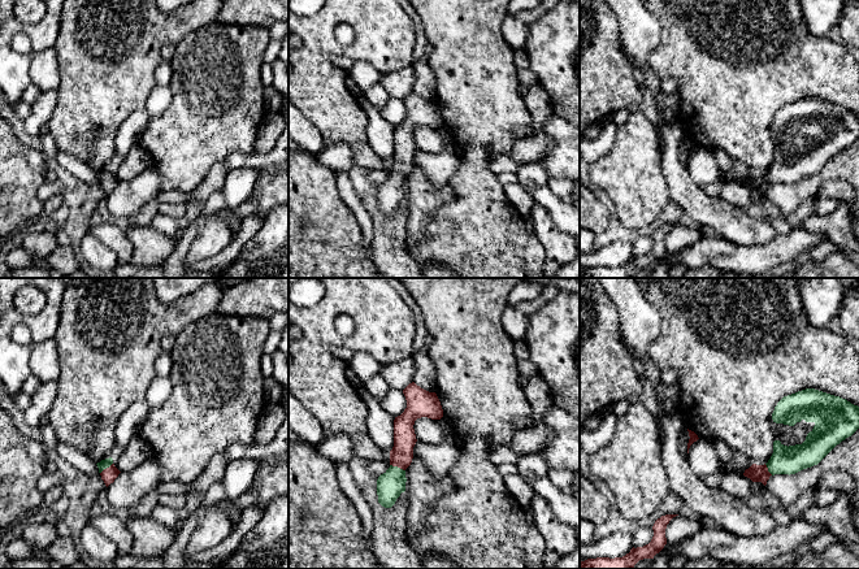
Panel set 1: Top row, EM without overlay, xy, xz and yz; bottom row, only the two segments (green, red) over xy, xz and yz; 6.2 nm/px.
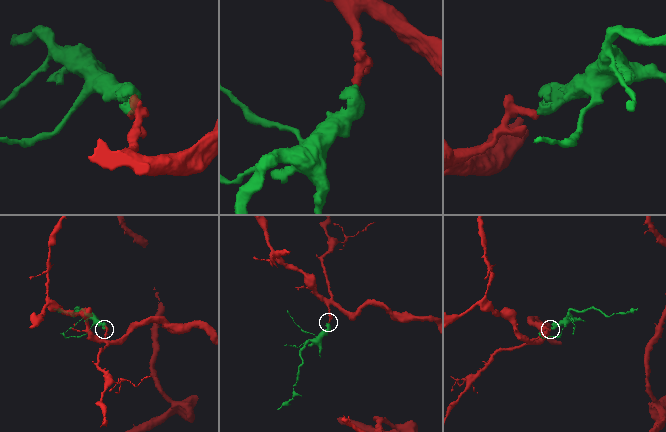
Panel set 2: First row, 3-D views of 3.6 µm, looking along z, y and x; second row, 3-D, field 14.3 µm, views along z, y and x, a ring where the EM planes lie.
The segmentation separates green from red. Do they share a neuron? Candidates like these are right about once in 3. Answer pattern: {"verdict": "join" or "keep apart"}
{"verdict": "join"}

